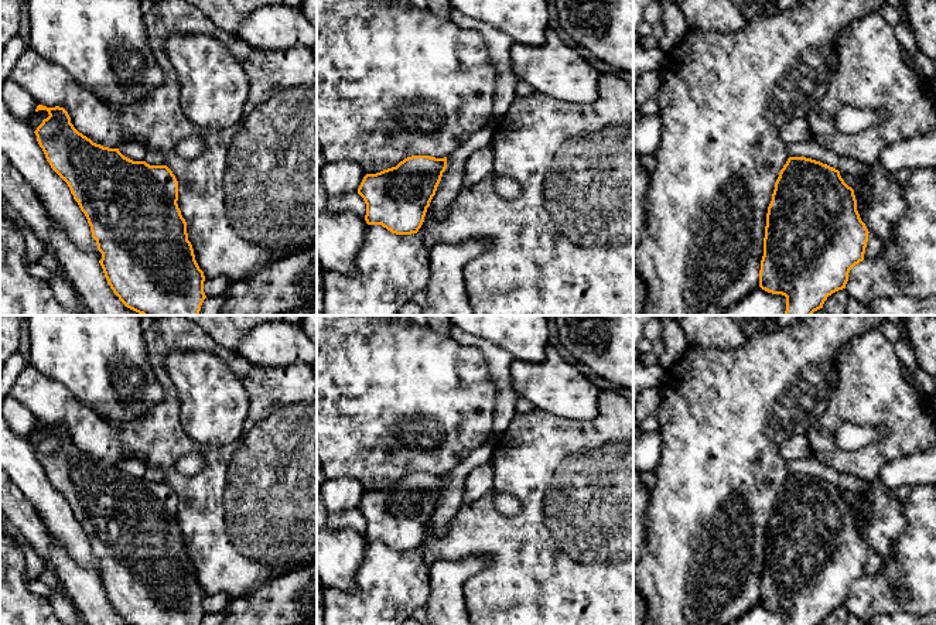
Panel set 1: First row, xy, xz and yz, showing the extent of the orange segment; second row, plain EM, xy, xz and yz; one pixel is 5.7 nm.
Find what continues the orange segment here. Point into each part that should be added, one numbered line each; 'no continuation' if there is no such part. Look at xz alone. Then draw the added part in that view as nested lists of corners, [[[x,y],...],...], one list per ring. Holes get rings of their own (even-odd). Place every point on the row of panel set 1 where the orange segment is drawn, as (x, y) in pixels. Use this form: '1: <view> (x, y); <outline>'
no continuation

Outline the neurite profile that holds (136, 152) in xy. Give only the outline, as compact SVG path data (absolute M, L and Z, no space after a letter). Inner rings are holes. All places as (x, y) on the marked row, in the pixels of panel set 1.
M123 141L122 146L119 147L119 151L133 160L133 161L144 161L144 157L148 151L148 148L146 146L143 146L141 143L136 143L136 141Z

